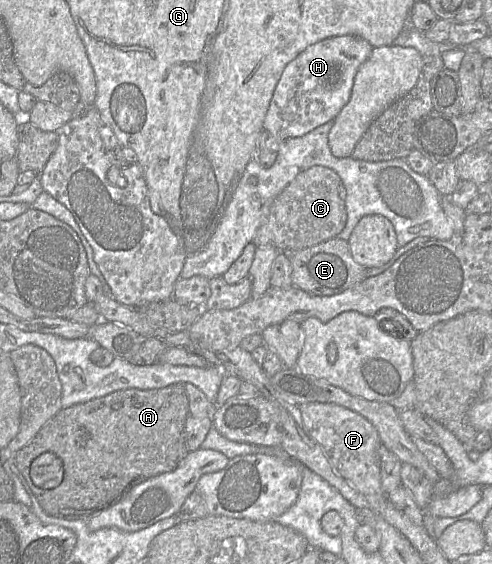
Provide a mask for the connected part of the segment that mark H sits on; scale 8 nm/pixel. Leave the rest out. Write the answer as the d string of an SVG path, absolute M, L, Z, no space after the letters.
M352 35L330 37L308 46L284 68L265 115L263 129L283 141L303 136L333 121L349 102L355 75L372 49L365 39Z

